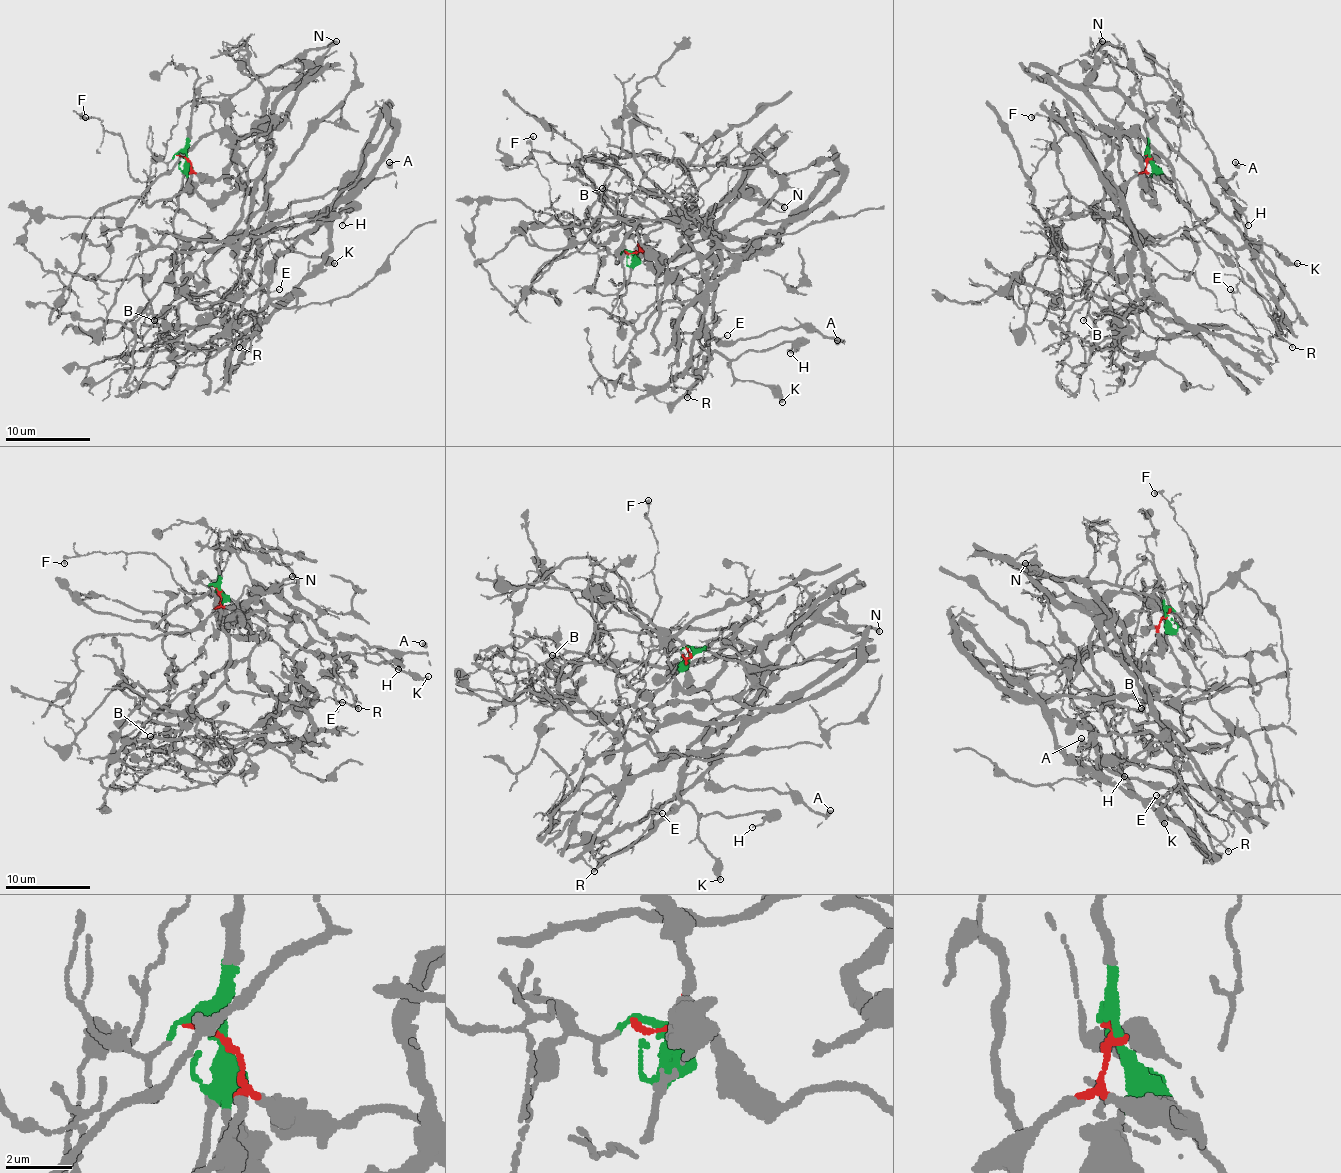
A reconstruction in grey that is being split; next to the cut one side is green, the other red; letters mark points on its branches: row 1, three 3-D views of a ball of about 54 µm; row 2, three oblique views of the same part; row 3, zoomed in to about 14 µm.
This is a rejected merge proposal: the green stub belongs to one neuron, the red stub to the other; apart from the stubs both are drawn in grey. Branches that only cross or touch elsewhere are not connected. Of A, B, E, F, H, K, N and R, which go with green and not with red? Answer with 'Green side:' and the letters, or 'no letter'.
Green side: A, B, F, N

